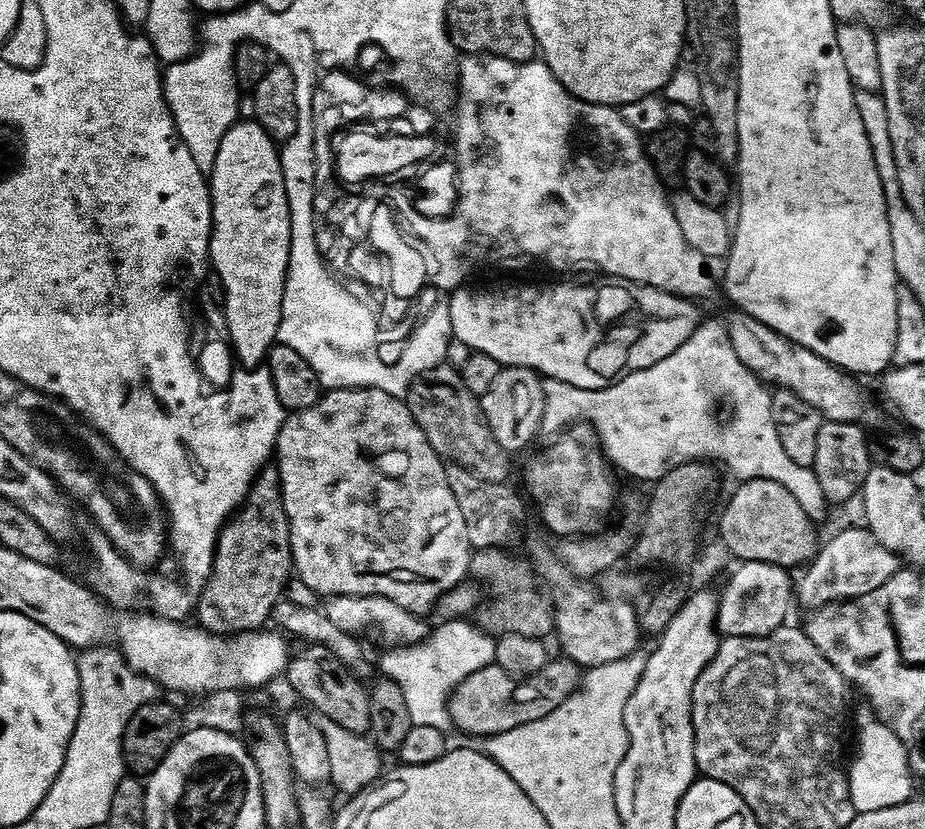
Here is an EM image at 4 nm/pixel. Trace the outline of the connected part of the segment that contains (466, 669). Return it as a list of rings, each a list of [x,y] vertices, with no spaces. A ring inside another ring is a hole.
[[[467,619],[446,620],[435,625],[428,639],[415,646],[390,648],[380,660],[380,668],[387,679],[398,682],[406,698],[406,710],[413,725],[434,726],[447,729],[448,700],[452,691],[470,674],[478,662],[492,662],[496,658],[496,640],[475,623]],[[437,627],[437,628],[436,628]]]

